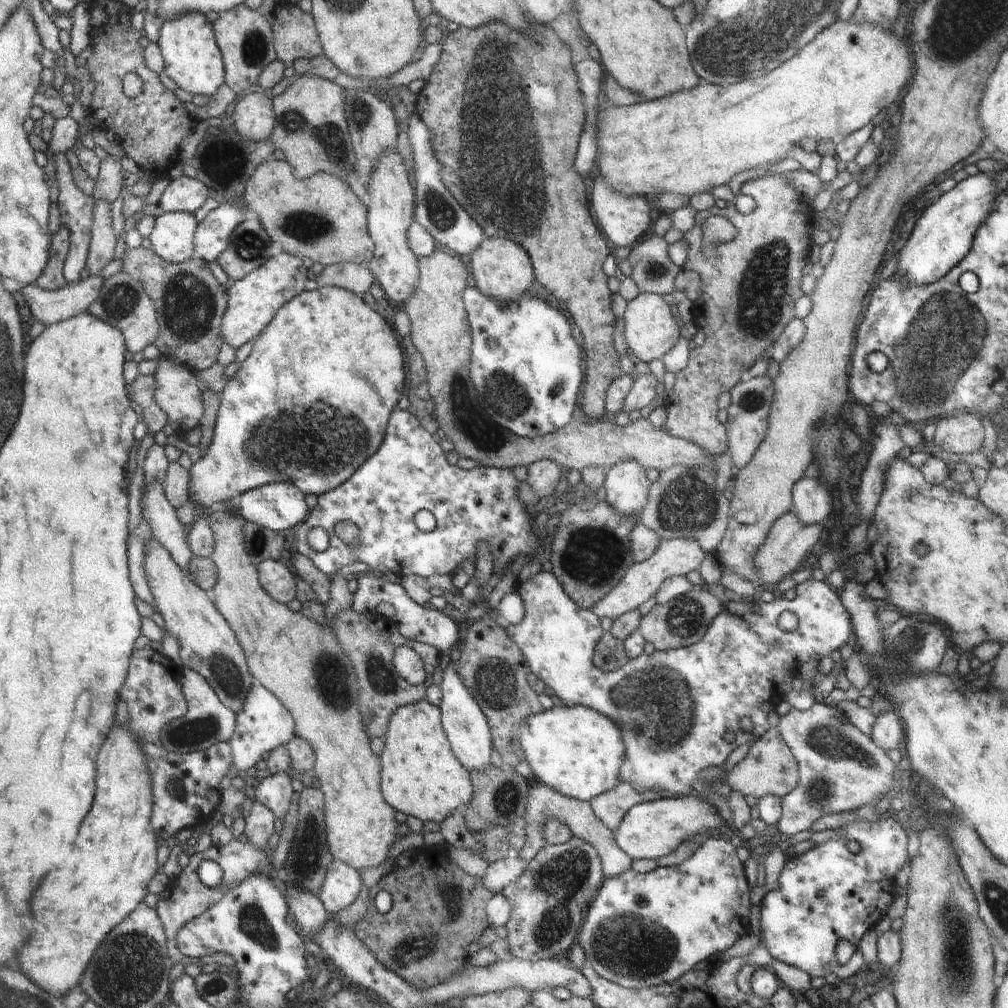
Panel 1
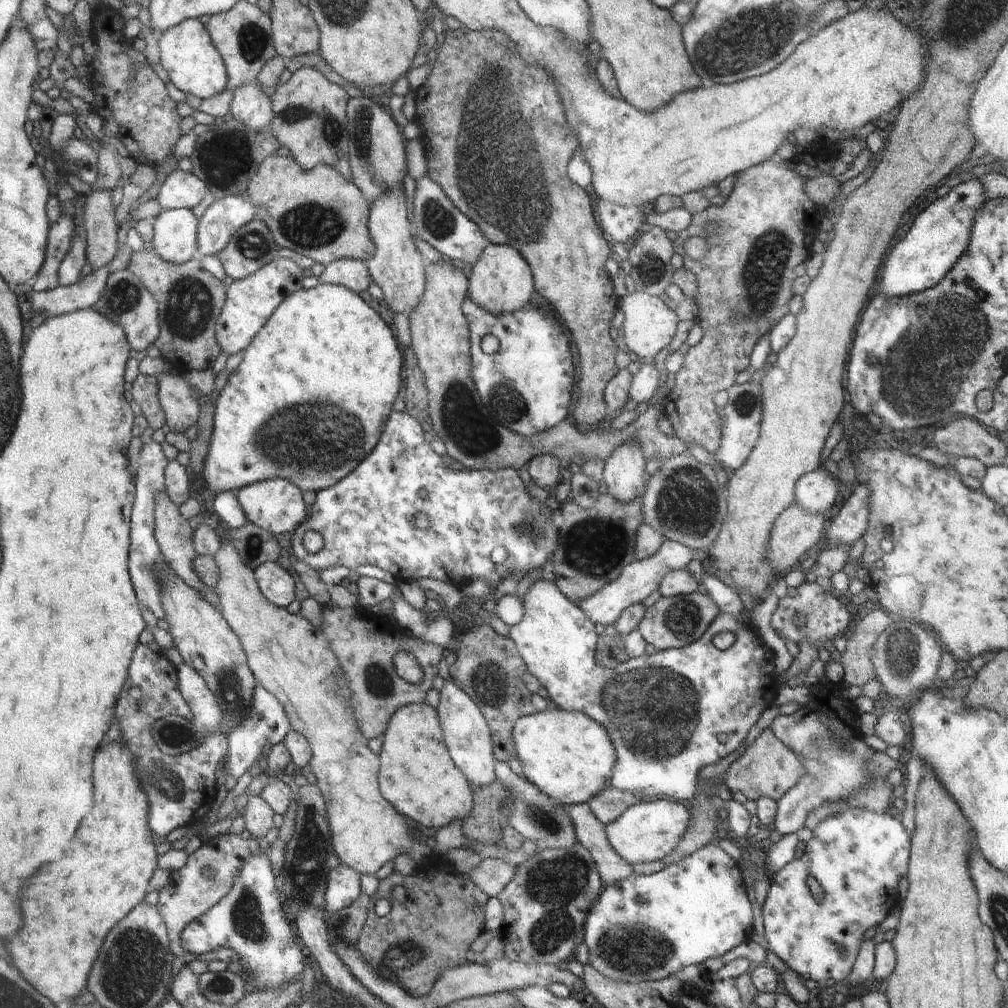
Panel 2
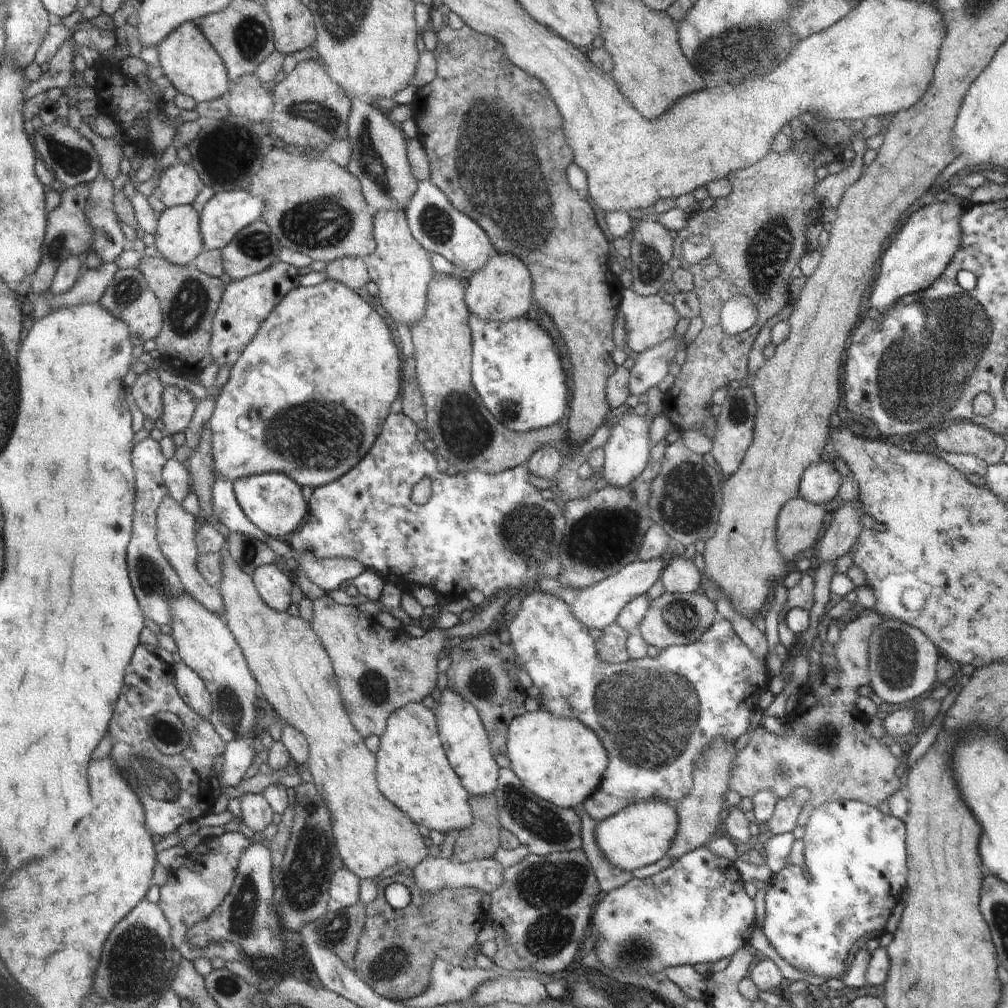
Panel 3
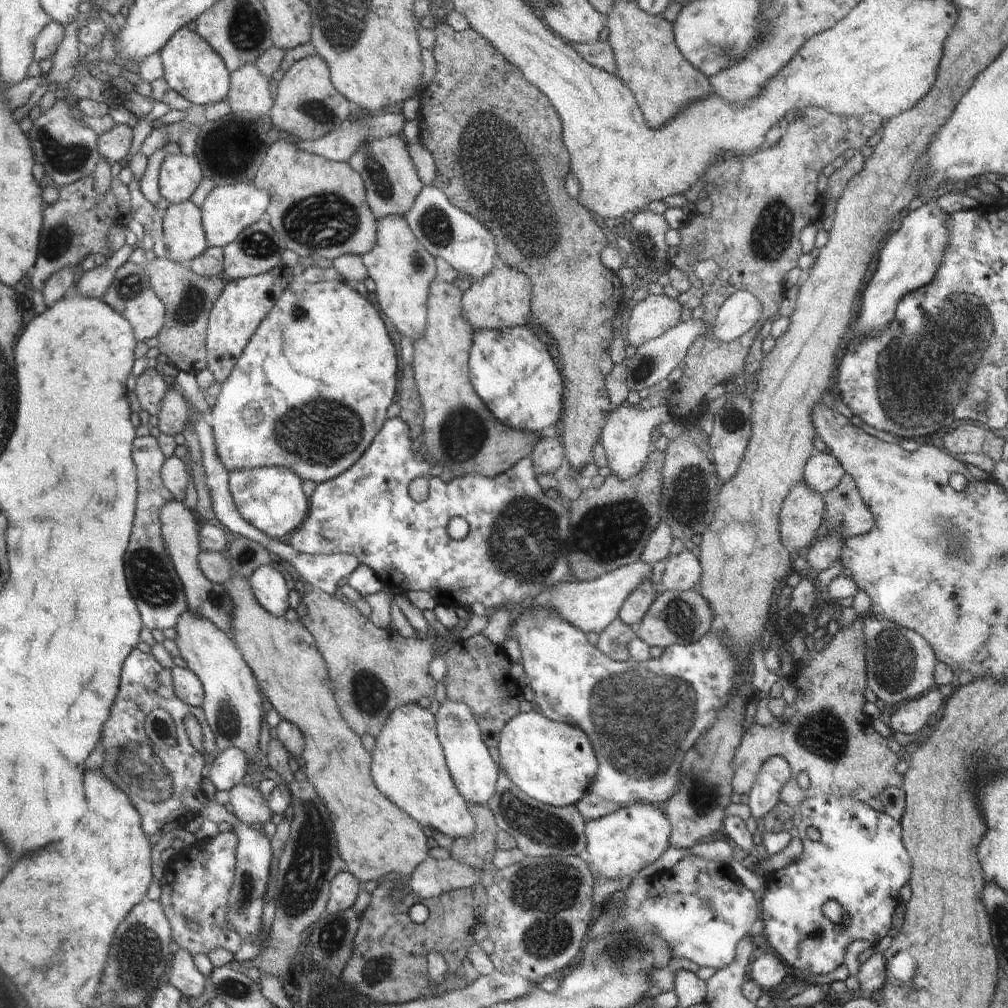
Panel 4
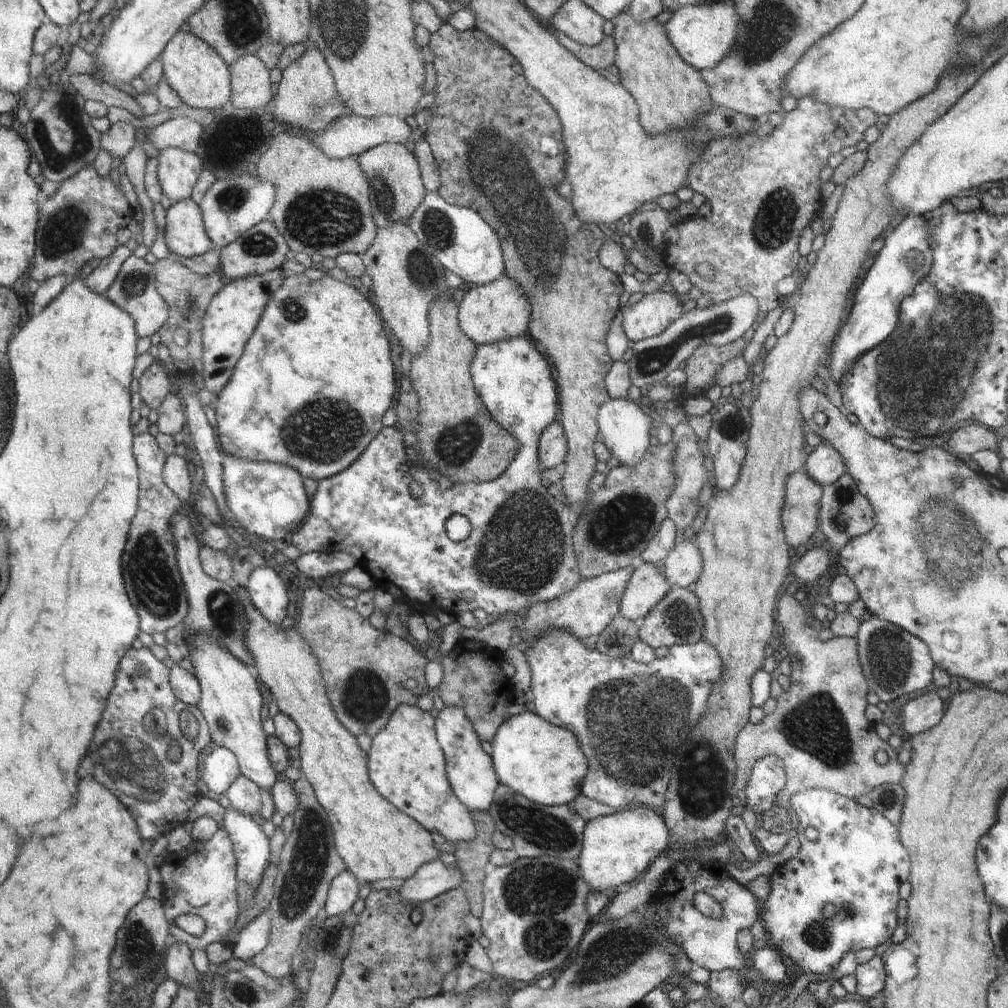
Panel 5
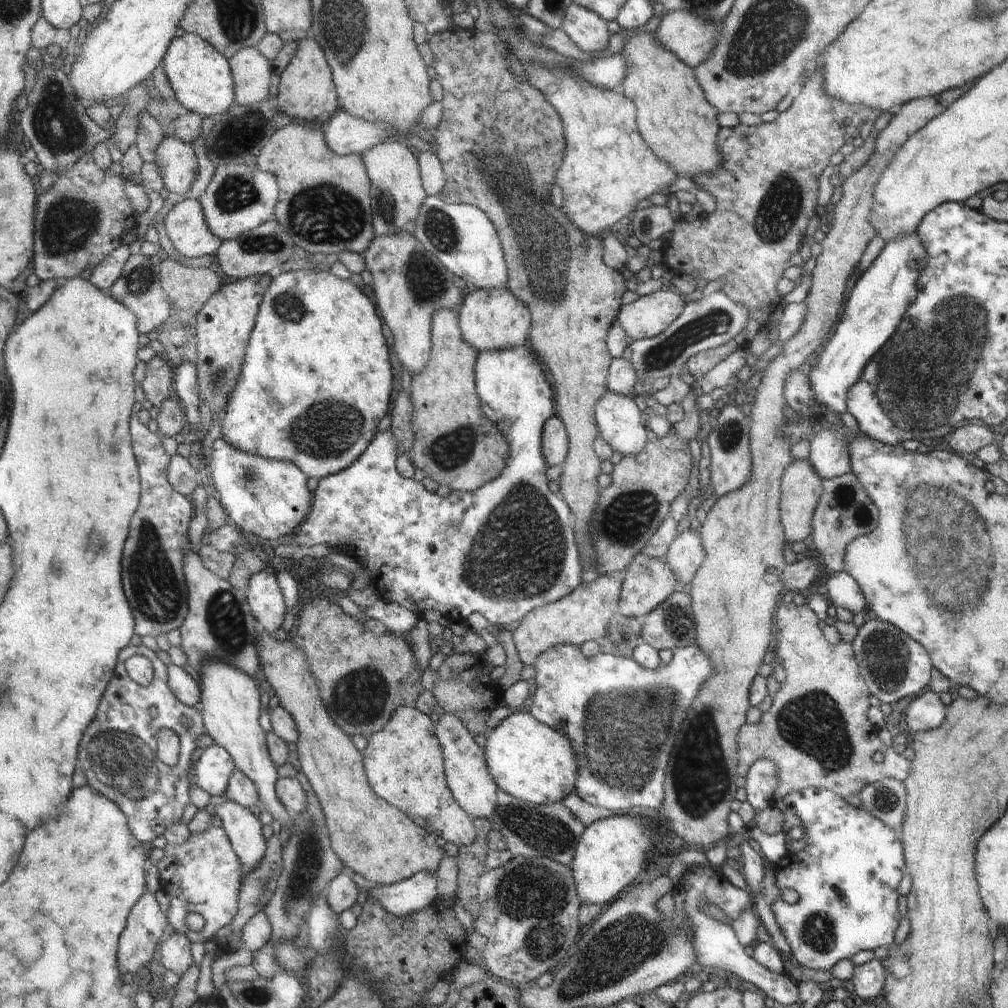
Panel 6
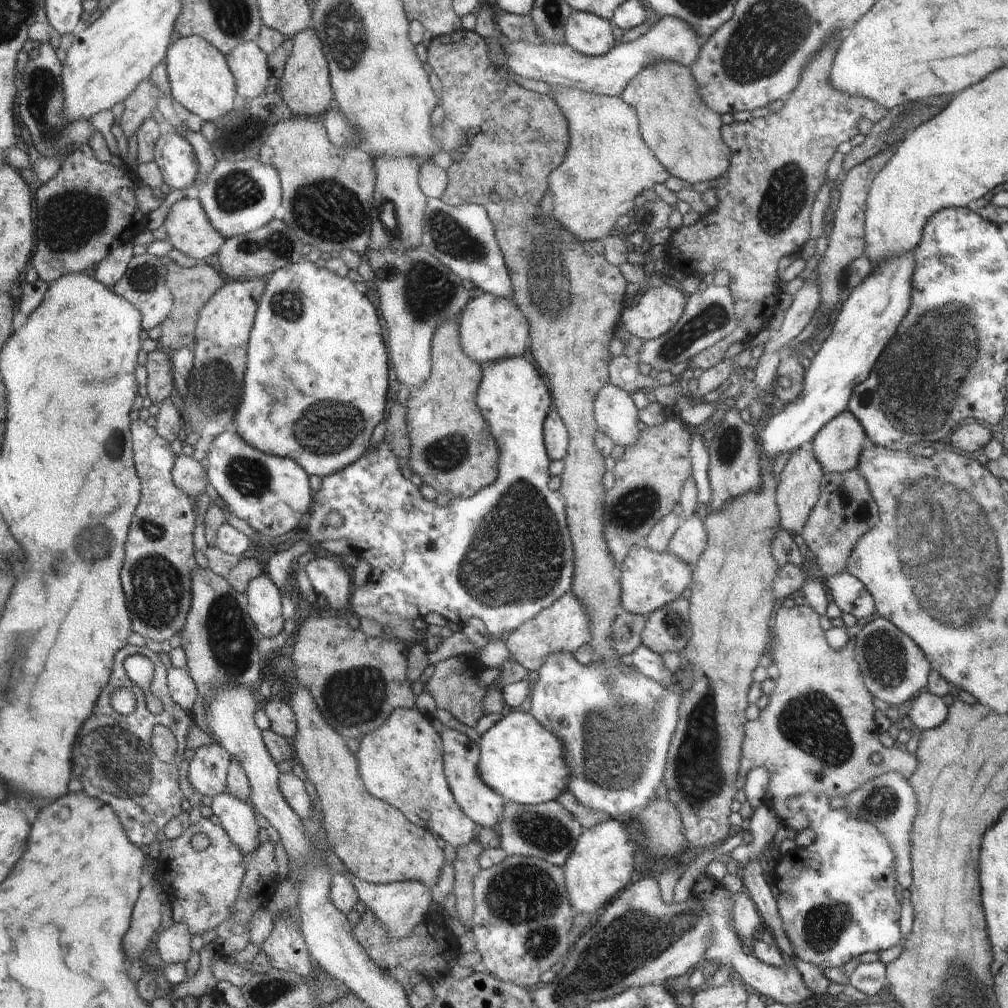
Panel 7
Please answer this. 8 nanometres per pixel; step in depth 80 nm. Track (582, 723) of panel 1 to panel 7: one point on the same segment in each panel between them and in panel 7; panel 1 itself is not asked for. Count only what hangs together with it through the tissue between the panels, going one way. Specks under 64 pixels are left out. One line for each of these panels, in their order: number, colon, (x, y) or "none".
2: (570, 757)
3: (560, 759)
4: (553, 763)
5: (544, 763)
6: (529, 760)
7: (520, 759)

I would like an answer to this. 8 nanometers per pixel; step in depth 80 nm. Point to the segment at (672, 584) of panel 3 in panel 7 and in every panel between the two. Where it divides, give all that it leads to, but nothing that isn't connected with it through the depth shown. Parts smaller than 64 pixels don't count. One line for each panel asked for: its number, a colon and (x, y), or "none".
4: (683, 572)
5: (682, 566)
6: (685, 555)
7: (689, 541)

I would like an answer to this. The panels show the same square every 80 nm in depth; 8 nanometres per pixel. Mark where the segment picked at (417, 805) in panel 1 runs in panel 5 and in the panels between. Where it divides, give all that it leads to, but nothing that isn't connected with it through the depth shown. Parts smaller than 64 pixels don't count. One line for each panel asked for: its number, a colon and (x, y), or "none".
2: (418, 774)
3: (413, 770)
4: (409, 765)
5: (407, 764)

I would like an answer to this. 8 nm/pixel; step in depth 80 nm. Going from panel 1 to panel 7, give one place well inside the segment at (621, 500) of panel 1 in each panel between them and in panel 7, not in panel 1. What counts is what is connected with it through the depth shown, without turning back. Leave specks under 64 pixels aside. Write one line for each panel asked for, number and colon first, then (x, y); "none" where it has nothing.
2: (624, 475)
3: (626, 452)
4: (626, 437)
5: (625, 429)
6: (618, 418)
7: (617, 417)

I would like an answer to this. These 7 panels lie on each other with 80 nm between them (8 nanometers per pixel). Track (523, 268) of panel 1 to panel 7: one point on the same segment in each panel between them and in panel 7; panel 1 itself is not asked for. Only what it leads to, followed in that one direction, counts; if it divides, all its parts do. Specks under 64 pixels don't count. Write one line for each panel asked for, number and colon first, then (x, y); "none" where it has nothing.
2: (501, 281)
3: (500, 291)
4: (502, 300)
5: (498, 310)
6: (490, 319)
7: (492, 329)

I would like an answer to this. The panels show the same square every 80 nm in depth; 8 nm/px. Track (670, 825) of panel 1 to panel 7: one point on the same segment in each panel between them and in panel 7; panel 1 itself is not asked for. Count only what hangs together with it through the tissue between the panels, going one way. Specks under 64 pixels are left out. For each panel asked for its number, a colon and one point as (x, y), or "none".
2: (646, 831)
3: (641, 833)
4: (627, 840)
5: (615, 848)
6: (610, 851)
7: (600, 864)

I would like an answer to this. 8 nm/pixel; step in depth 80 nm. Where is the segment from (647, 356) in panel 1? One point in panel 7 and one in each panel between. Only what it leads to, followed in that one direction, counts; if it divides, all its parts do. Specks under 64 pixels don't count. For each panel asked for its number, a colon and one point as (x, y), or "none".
2: (649, 326)
3: (649, 320)
4: (651, 317)
5: (649, 317)
6: (648, 316)
7: (660, 308)

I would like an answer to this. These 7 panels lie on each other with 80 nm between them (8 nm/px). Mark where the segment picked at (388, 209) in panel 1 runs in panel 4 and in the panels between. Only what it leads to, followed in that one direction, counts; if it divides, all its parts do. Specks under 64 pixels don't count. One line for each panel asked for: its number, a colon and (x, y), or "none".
2: (396, 266)
3: (400, 267)
4: (402, 269)

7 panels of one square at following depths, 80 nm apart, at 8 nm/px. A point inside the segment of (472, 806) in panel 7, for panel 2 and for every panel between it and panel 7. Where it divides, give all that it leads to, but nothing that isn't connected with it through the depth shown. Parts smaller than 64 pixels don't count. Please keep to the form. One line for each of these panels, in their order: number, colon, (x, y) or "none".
2: (466, 732)
3: (462, 731)
4: (475, 774)
5: (471, 774)
6: (469, 779)

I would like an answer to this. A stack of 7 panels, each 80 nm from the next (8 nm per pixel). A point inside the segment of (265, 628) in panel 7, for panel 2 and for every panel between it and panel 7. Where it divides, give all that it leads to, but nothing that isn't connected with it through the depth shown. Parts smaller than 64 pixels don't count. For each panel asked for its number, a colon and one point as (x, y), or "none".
2: (276, 584)
3: (274, 587)
4: (269, 588)
5: (267, 593)
6: (267, 605)

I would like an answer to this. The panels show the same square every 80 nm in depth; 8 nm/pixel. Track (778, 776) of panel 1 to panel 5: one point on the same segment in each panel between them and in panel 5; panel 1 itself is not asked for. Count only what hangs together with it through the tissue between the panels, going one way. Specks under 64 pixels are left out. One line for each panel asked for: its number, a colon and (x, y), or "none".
2: (768, 768)
3: (830, 753)
4: (827, 733)
5: (820, 730)

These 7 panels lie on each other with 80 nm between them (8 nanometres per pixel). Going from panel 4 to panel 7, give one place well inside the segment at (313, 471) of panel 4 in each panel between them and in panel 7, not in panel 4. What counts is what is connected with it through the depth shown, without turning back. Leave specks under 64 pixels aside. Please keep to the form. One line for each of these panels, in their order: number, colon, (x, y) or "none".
5: (315, 377)
6: (317, 338)
7: (315, 339)

